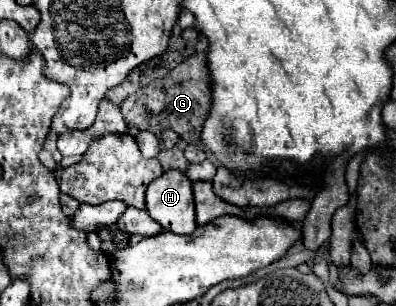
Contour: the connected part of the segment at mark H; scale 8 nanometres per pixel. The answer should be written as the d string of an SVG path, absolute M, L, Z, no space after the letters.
M176 169L164 171L146 189L146 211L166 231L192 233L198 227L192 181Z

